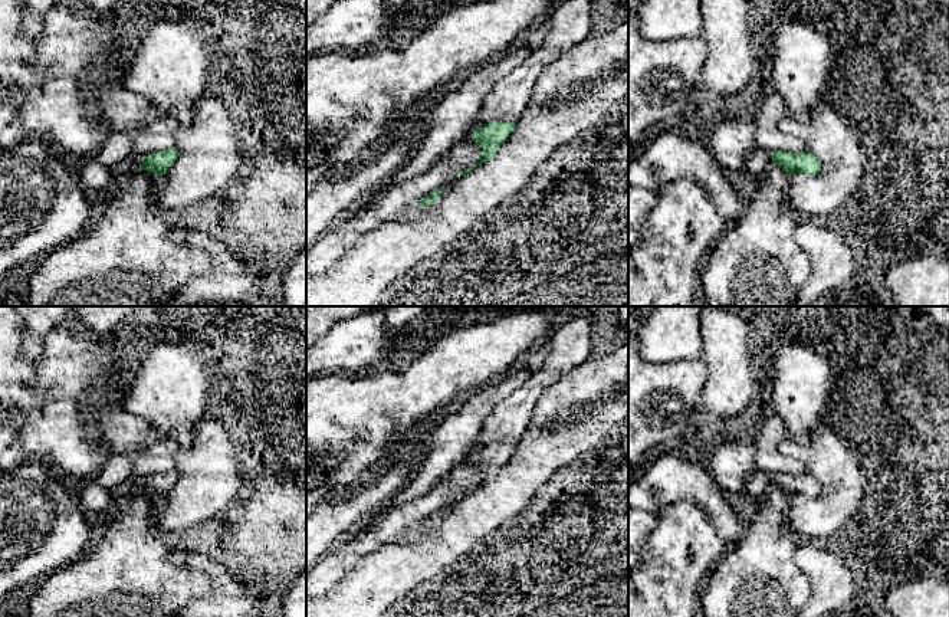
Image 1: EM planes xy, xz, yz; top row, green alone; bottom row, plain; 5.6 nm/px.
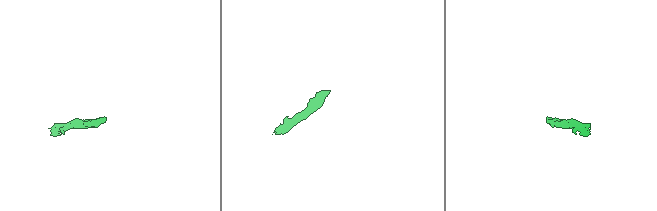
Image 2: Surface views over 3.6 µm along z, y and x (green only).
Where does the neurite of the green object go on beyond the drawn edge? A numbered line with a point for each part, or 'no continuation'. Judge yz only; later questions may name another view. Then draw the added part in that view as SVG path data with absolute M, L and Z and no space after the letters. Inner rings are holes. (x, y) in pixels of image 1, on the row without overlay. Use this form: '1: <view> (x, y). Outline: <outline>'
1: yz (758, 486). Outline: M758 472L752 477L746 479L743 493L746 498L764 499L774 488L771 475Z

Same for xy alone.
1: xy (133, 485). Outline: M135 476L129 477L115 489L115 496L118 499L127 499L128 496L139 492L142 488L142 483L144 483L144 479L139 479Z

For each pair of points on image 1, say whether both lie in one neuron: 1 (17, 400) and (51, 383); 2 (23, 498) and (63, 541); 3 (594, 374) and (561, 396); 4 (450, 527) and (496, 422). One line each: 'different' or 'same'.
1: different
2: same
3: same
4: different

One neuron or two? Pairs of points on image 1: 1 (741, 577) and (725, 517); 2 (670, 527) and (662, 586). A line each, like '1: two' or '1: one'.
1: two
2: one

